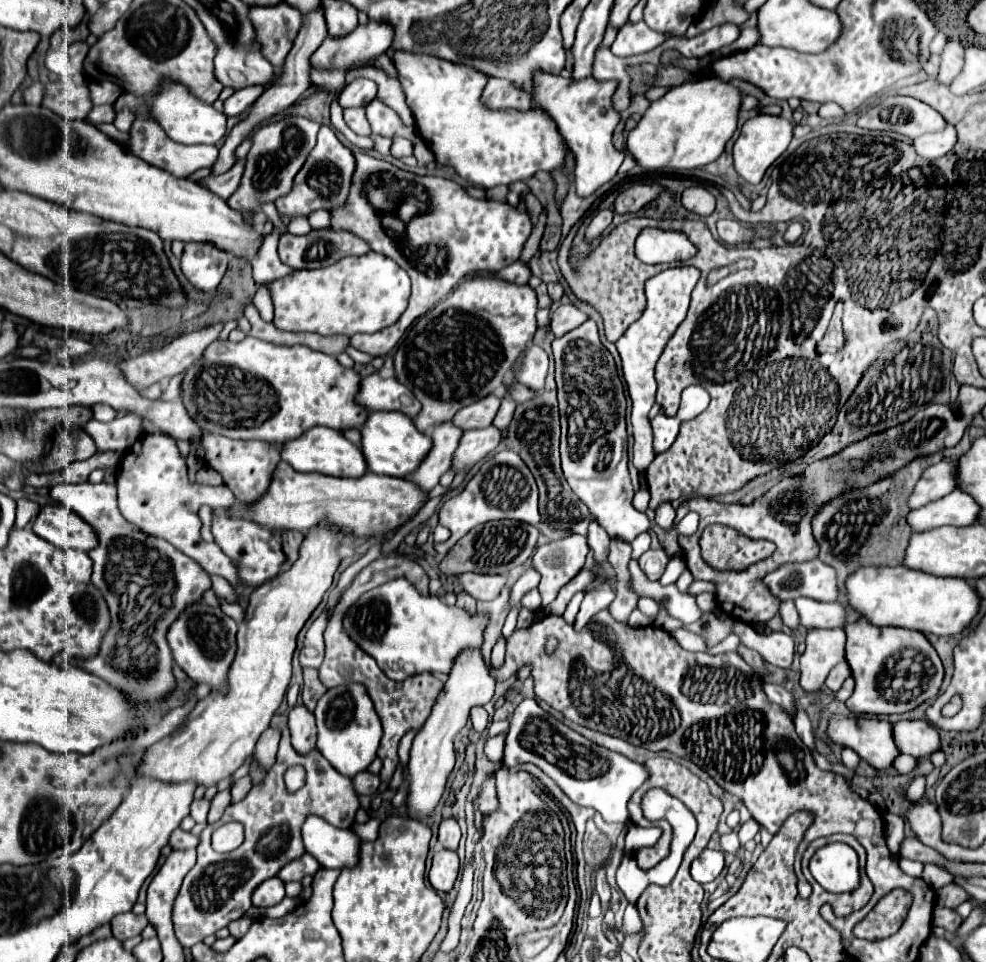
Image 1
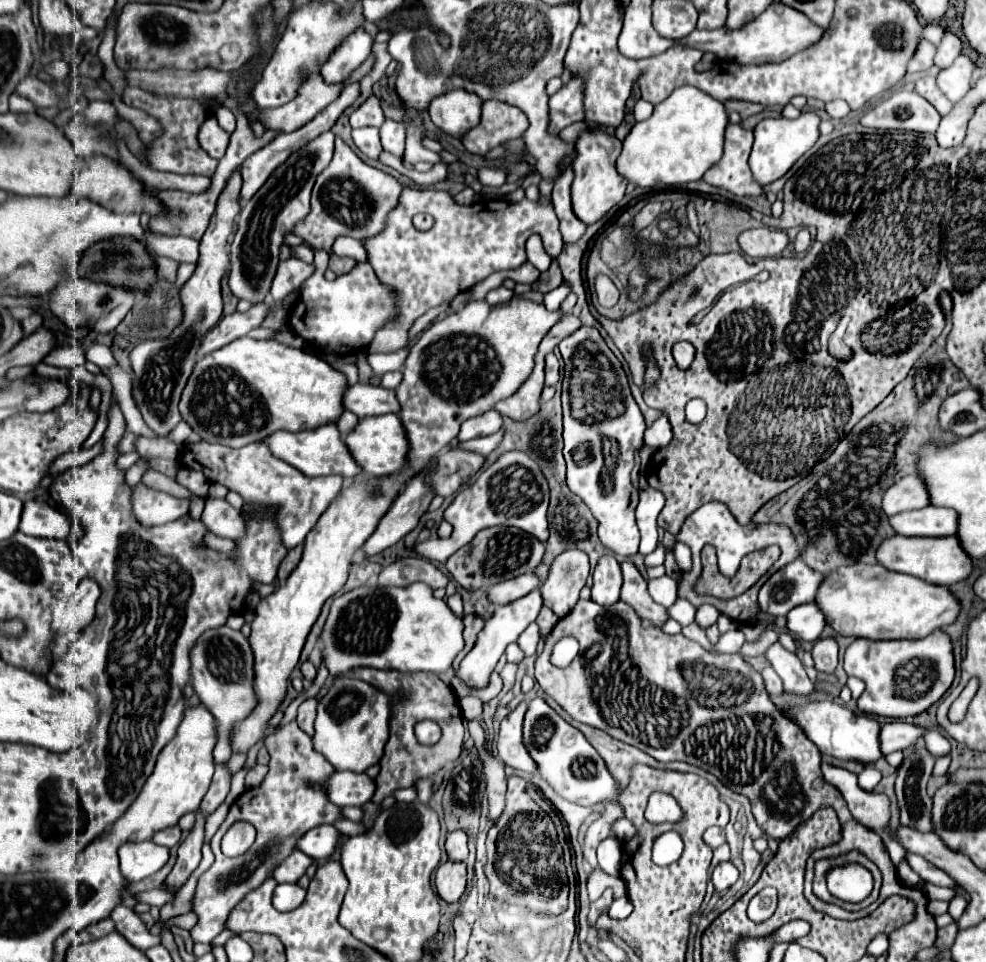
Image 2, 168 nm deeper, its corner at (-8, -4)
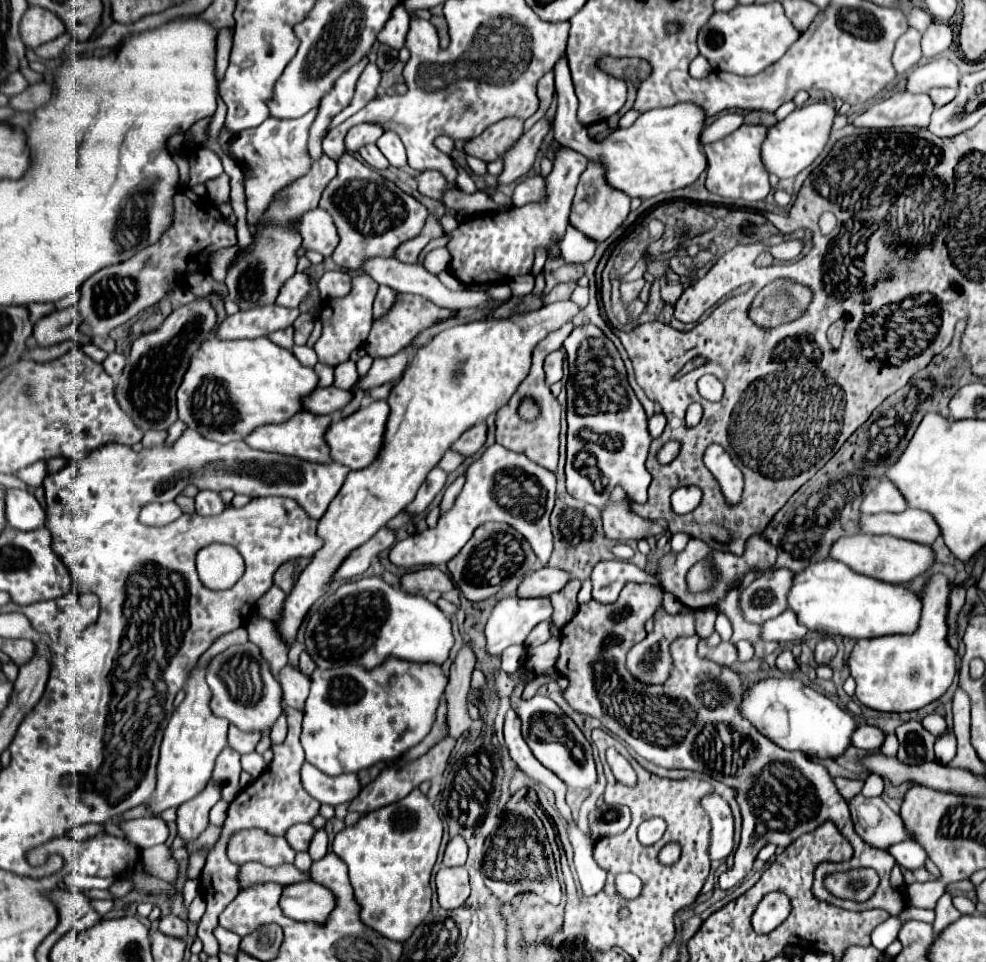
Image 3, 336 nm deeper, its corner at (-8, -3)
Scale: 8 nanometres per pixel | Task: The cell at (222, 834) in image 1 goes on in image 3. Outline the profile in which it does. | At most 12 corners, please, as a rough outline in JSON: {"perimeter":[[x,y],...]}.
{"perimeter":[[241,830],[227,846],[235,864],[281,866],[295,860],[283,836]]}

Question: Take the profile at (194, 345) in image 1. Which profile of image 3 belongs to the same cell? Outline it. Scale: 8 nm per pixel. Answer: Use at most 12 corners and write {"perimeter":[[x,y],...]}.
{"perimeter":[[277,304],[227,316],[217,336],[255,340],[293,326],[301,312]]}

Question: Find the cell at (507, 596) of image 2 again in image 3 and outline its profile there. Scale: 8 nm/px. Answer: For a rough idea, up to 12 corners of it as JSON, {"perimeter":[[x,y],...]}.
{"perimeter":[[541,568],[523,578],[521,598],[551,596],[571,576],[559,568]]}

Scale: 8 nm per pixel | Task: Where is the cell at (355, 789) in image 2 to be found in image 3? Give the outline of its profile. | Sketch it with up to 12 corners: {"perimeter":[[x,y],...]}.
{"perimeter":[[309,762],[301,784],[331,806],[351,802],[361,790],[357,774],[327,776]]}

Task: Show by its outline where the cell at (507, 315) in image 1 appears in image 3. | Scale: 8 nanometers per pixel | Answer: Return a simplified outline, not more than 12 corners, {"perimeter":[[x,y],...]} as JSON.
{"perimeter":[[581,308],[451,326],[389,394],[383,452],[349,472],[285,600],[295,640],[347,554],[507,404]]}

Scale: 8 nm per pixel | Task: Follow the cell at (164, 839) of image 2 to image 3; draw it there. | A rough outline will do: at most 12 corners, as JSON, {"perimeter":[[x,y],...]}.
{"perimeter":[[133,818],[119,824],[139,848],[163,844],[169,828],[161,818]]}

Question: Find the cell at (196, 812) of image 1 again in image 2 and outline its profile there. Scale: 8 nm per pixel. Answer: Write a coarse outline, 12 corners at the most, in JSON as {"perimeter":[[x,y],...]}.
{"perimeter":[[217,765],[199,811],[209,817],[229,793],[227,769]]}

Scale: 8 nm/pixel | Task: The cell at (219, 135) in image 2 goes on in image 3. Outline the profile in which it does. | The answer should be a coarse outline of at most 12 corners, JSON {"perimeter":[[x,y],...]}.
{"perimeter":[[201,148],[191,158],[189,186],[223,174],[215,152]]}

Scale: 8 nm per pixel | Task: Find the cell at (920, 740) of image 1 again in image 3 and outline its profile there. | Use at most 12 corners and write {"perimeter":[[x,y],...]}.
{"perimeter":[[859,724],[851,746],[879,750],[885,734],[869,724]]}

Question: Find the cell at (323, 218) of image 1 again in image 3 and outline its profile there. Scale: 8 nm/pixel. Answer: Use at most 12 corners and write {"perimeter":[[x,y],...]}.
{"perimeter":[[367,260],[365,270],[395,292],[429,298],[443,308],[489,300],[483,290],[453,292],[419,264]]}

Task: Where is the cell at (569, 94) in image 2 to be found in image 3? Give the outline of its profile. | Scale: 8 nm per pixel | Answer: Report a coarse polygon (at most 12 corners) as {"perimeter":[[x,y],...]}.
{"perimeter":[[539,120],[503,158],[497,184],[533,168],[549,122]]}

